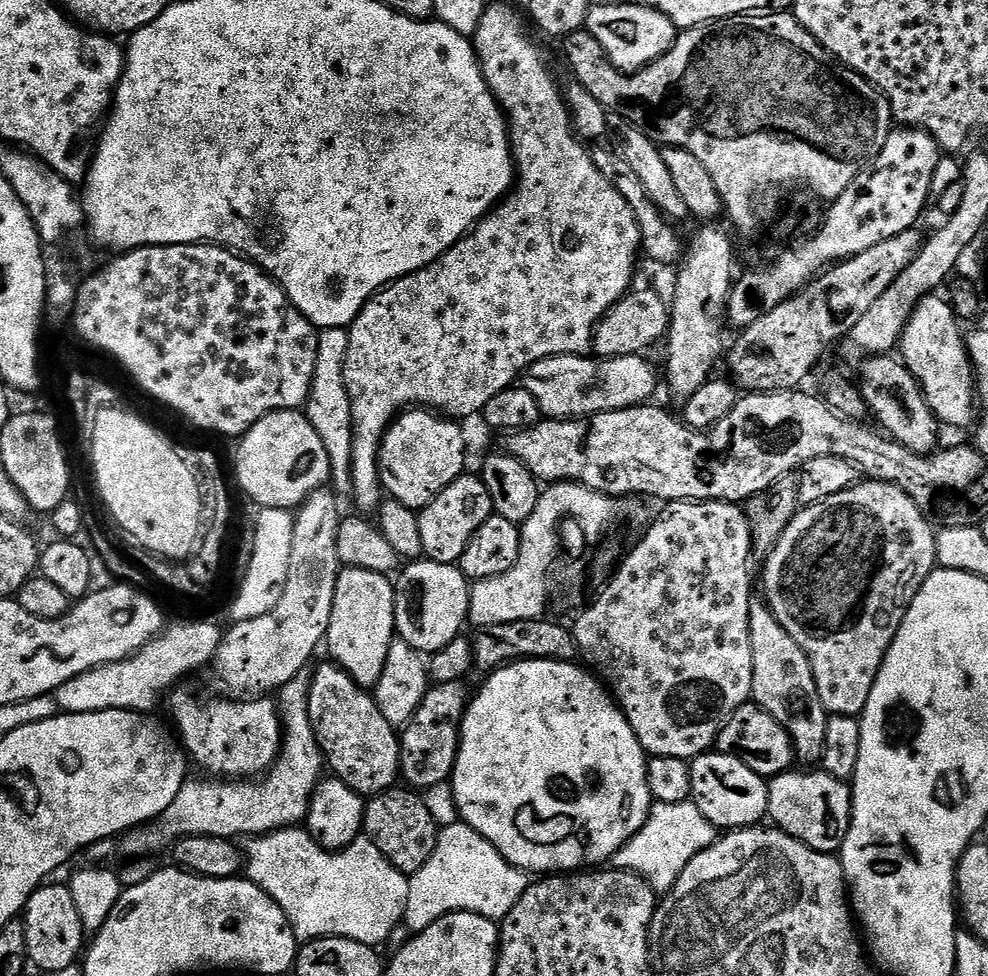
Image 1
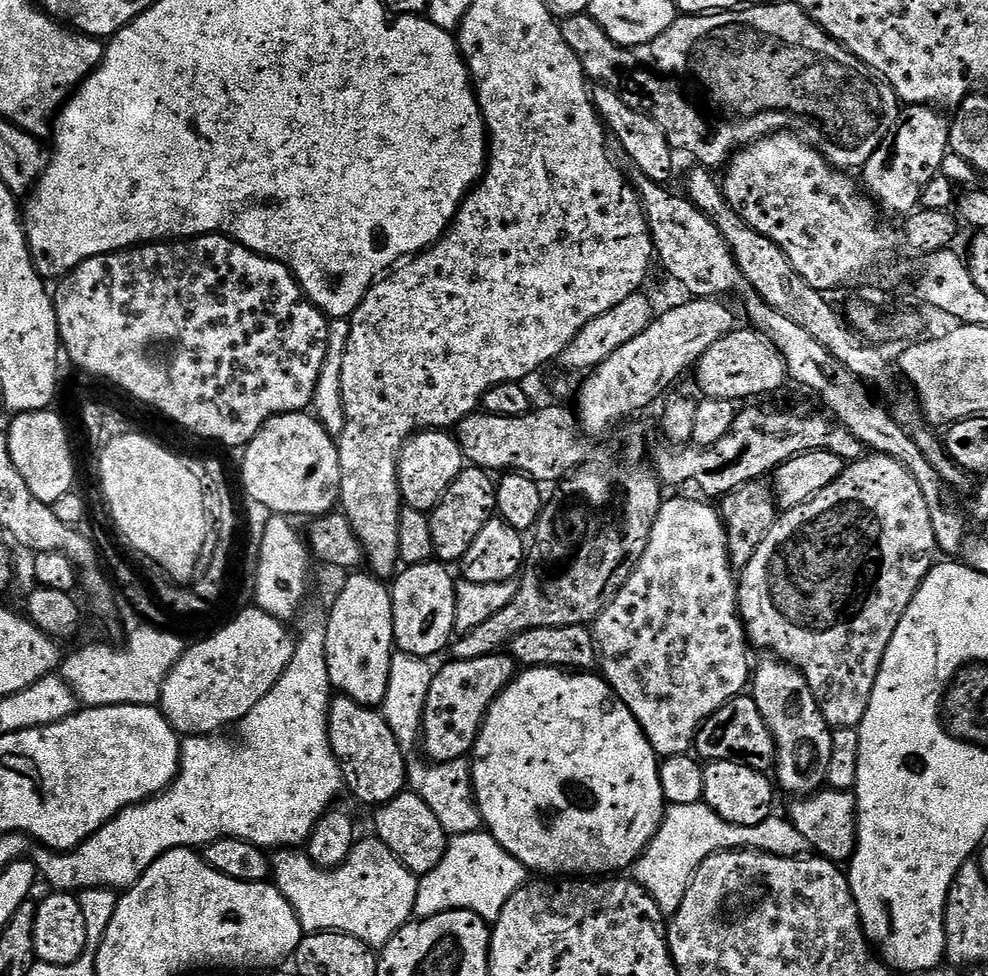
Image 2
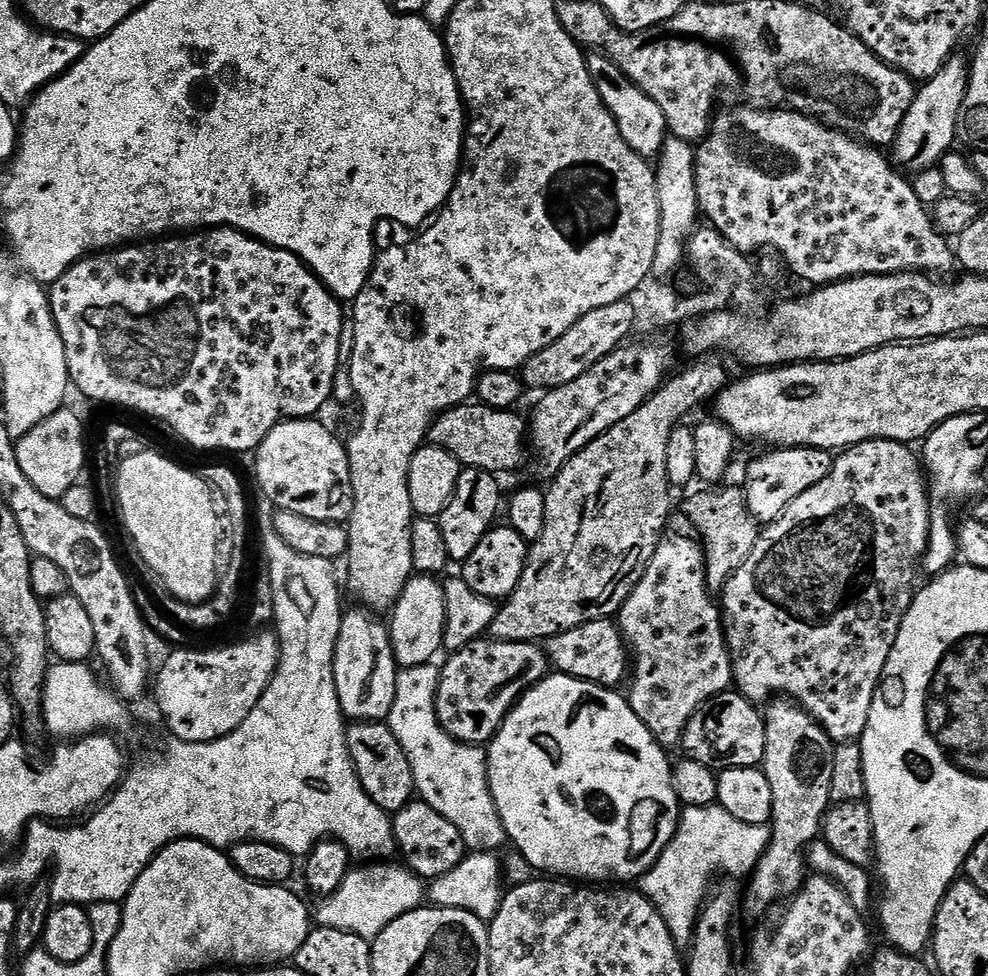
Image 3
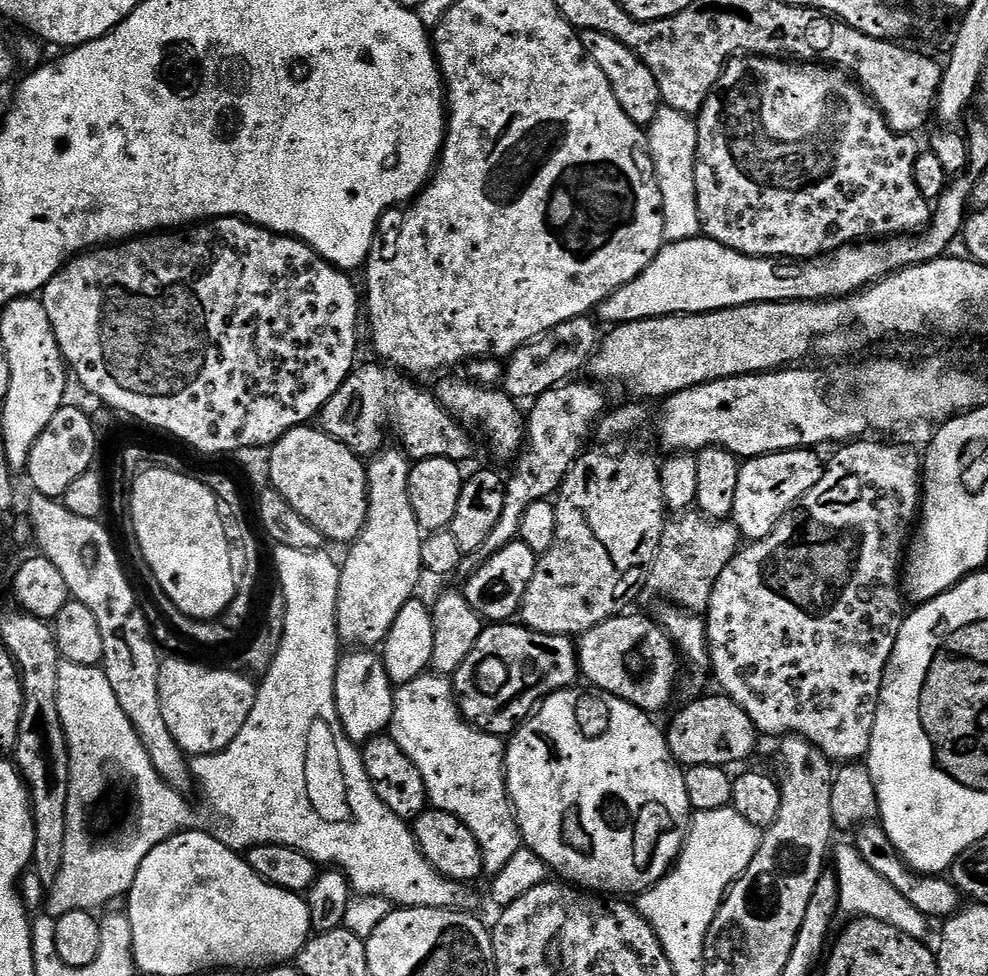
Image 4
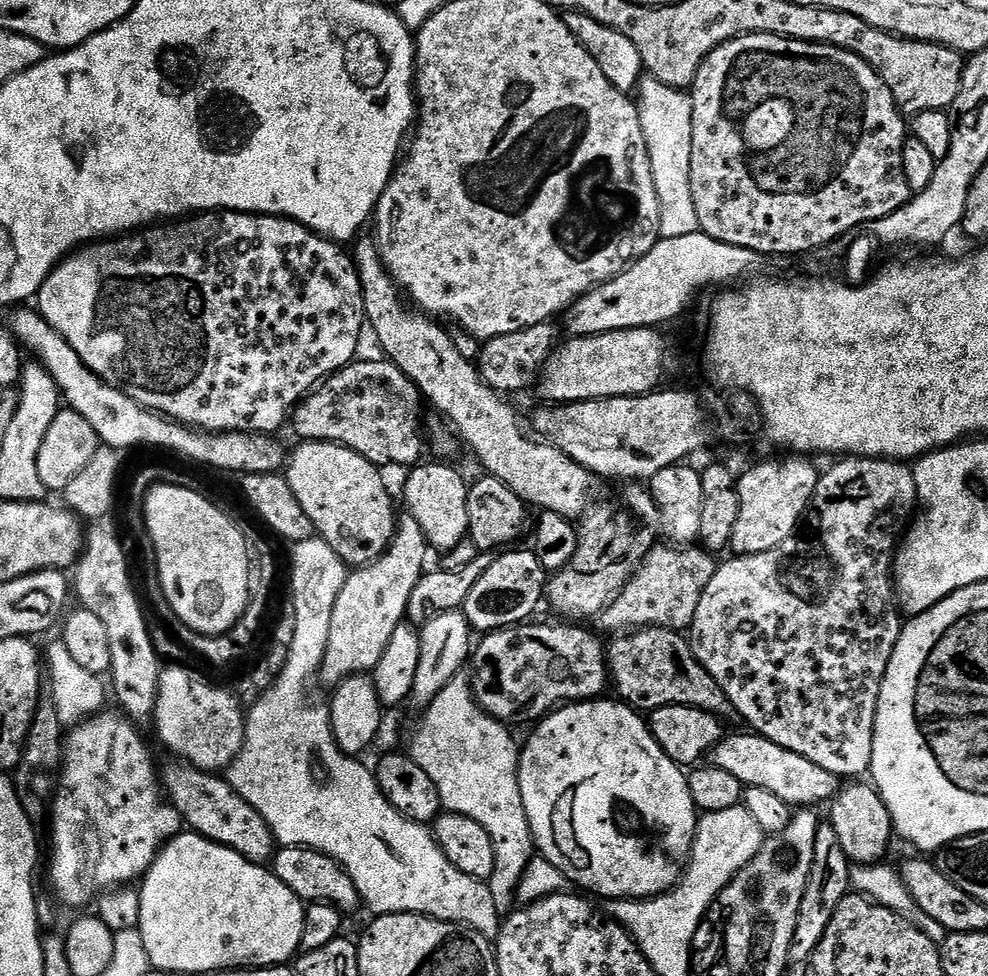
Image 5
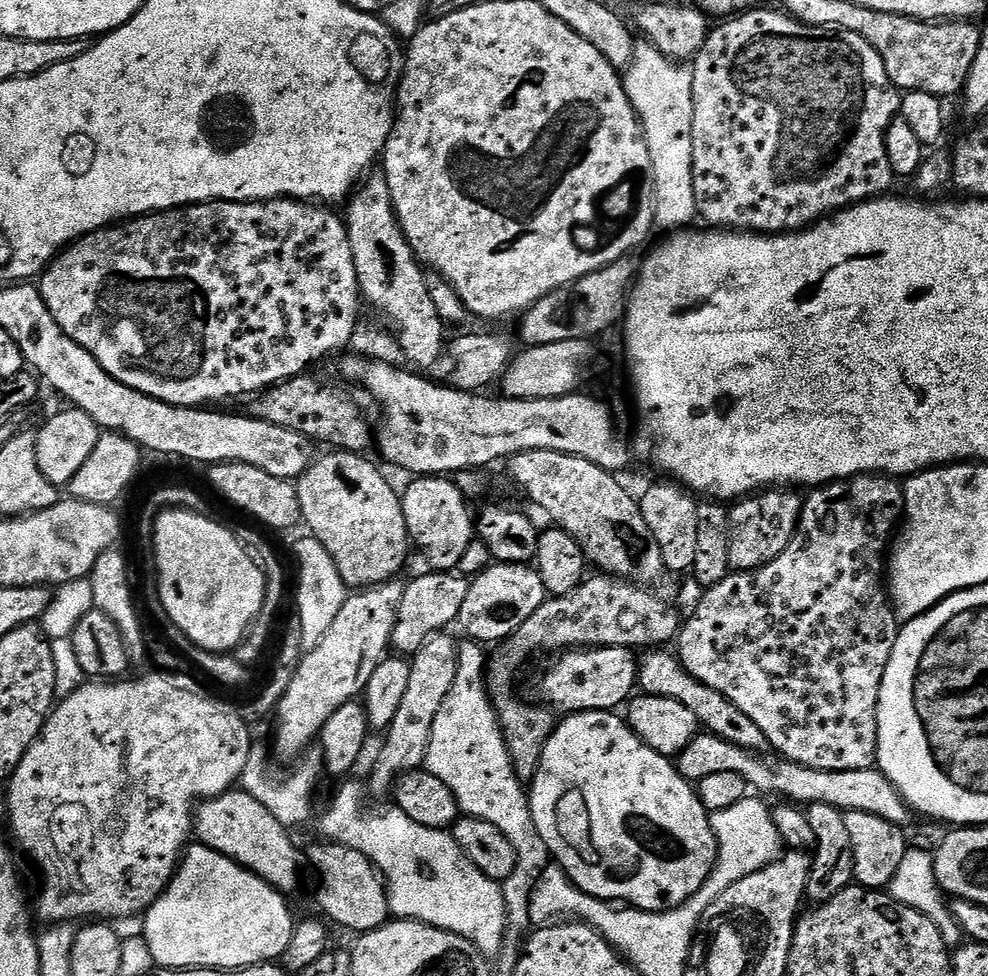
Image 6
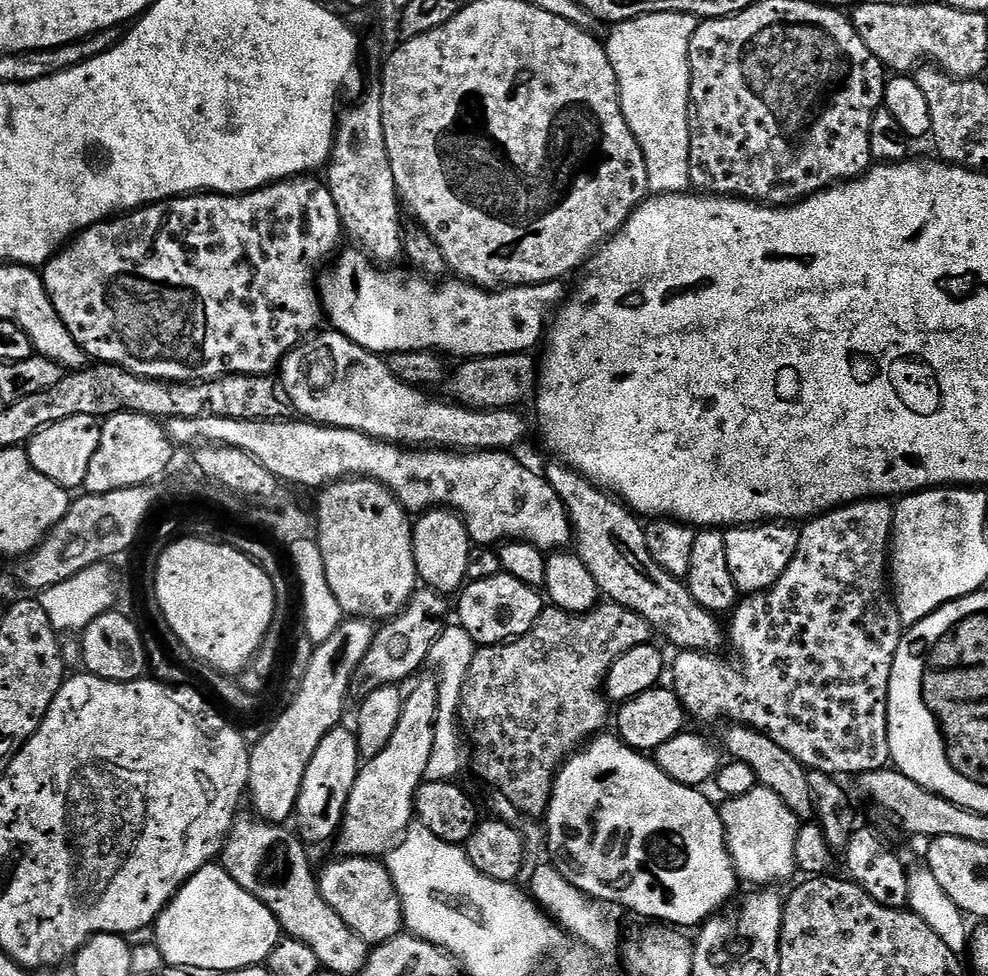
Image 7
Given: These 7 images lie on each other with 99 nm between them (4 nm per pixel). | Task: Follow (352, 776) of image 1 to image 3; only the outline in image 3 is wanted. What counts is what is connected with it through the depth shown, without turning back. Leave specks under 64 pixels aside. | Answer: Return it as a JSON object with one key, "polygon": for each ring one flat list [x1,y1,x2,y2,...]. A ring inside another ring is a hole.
{"polygon":[[352,722,347,725,348,749,356,767,358,778,370,798,382,811,389,814,401,812,416,796,414,774,406,750,398,746,398,738,384,722]]}

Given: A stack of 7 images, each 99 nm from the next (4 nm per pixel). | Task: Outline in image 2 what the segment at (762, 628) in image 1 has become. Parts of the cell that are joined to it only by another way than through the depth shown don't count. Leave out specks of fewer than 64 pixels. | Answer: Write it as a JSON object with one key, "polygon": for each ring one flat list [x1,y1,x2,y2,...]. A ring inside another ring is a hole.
{"polygon":[[764,659,768,660,762,661,757,668,755,665,750,680,750,695,758,706,758,714,762,714,770,734,776,740,775,783,779,787,781,784,789,792,789,797,810,796,828,783,833,729,829,728,820,712,804,675,785,660]]}

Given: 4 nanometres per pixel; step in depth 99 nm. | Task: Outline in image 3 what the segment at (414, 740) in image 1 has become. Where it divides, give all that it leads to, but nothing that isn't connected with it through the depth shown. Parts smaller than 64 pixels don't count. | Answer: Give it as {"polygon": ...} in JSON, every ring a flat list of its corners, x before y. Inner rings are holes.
{"polygon":[[481,638,463,648,462,651,451,653,447,658,448,665,440,668,436,713,438,722,446,730,446,734,450,734,463,744,487,745,500,729,504,717,516,705,516,701,550,672,548,653,536,642,527,644,526,642,502,642,491,638]]}

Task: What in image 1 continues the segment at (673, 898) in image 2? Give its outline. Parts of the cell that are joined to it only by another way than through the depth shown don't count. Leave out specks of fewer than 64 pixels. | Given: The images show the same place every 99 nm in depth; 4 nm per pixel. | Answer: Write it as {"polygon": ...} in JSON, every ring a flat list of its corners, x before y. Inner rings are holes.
{"polygon":[[653,803,642,830,638,830,638,834,634,834,634,838,630,838,630,842,626,842,622,850,612,855,610,864,616,870,635,872,656,893,666,894,678,882,682,870,686,870,688,863,702,850,709,848,716,839,718,839,718,830,706,819,702,810,698,810,696,804]]}

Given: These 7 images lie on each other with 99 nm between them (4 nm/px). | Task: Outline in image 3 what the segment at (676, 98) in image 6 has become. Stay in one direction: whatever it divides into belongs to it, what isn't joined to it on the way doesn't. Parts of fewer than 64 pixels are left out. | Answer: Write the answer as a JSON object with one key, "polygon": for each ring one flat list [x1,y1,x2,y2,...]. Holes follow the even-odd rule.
{"polygon":[[669,138,664,142,664,149,660,151,658,159,654,164,656,173,656,189,658,190,658,202,660,203,660,237,658,238,658,254,654,258,652,267,652,276,661,281,667,281,668,275,683,265,686,260,686,249,692,233,698,227,698,213,700,212,700,203,696,193,696,154,693,145,686,140,677,140]]}

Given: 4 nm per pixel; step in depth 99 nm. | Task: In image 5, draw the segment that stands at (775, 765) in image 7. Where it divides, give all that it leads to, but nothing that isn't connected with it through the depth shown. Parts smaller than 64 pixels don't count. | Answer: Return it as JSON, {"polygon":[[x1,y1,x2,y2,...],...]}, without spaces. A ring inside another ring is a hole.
{"polygon":[[642,628,631,634,620,634,615,637,613,644,609,643,606,648,608,657,608,670,611,683,616,684,620,691,619,699,627,702,641,714,651,714,658,711,662,706,690,706,703,712,709,712,719,716,721,721,729,722,737,719,736,707,726,698,722,686,710,678,710,674,694,658,692,647,688,645,687,635,672,632,668,628]]}

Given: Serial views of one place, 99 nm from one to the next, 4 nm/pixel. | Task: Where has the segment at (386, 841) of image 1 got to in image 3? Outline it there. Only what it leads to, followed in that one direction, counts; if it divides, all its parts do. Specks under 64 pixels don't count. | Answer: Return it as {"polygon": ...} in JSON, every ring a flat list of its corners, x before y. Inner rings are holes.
{"polygon":[[413,799,401,812,392,816,392,833,396,847,409,872,415,872,421,880,433,882,450,874,466,857,462,834,454,822,449,822,422,799]]}

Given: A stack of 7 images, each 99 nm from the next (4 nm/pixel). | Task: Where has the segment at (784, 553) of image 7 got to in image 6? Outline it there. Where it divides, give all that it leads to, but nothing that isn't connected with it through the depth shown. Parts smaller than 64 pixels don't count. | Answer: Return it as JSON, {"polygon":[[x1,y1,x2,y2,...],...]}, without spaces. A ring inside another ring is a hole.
{"polygon":[[764,490,745,496,731,505,728,517,732,523,730,534,730,569,732,572,752,572,766,566,786,550,800,524,802,500,792,490]]}

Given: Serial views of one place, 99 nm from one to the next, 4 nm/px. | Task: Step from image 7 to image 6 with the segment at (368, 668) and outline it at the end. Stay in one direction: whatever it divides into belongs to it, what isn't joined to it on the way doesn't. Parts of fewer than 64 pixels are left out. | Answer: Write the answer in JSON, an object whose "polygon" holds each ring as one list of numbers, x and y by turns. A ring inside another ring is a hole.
{"polygon":[[435,570,425,571,425,576,416,576,405,583,402,602,398,606,398,614,392,631,393,649,397,648,400,654,415,654,426,646,426,642,437,634,457,623,460,619,462,602,466,602,468,593,469,577,461,576,455,571,437,572]]}

